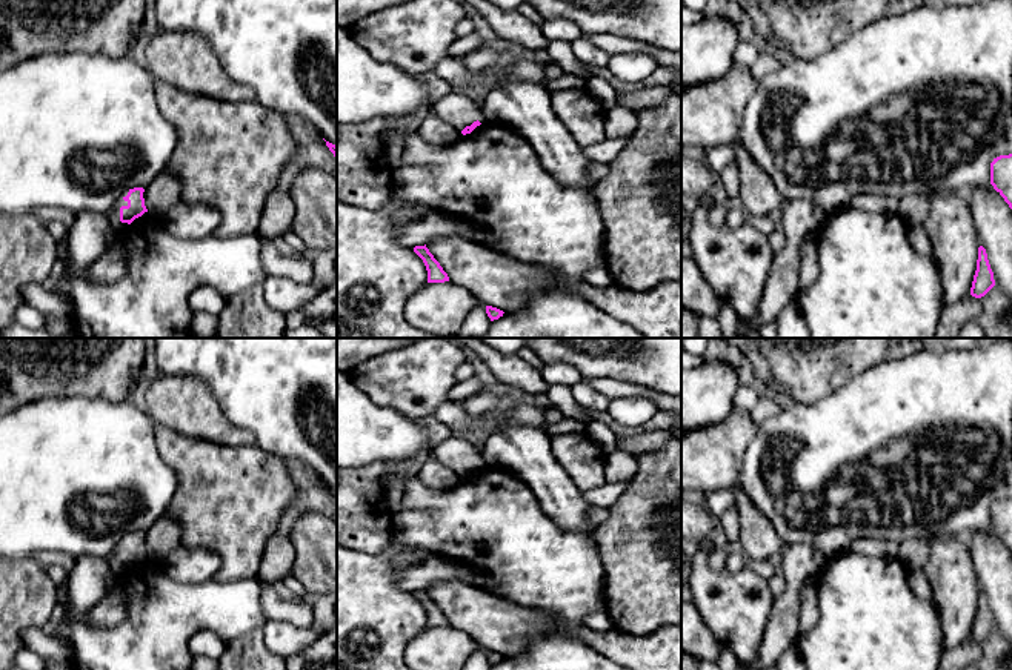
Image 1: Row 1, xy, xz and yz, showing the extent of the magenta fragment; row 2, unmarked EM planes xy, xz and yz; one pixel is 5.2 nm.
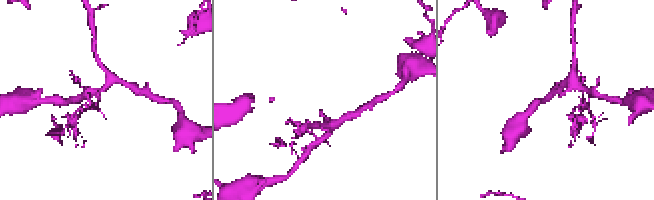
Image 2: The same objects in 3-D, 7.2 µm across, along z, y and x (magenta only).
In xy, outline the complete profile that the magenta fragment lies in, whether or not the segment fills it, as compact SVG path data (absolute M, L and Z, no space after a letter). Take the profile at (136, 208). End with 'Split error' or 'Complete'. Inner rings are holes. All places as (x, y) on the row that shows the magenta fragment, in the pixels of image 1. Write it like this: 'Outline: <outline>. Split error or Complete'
Outline: M143 187L128 189L117 198L114 206L105 212L115 235L126 231L135 218L148 212L145 194L146 189Z. Split error

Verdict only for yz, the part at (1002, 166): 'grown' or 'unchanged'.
unchanged

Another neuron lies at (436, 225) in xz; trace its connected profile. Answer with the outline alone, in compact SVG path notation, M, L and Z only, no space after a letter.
M429 211L424 218L403 224L397 232L398 243L408 247L424 246L441 237L464 238L489 247L497 243L495 235L489 229L440 211Z

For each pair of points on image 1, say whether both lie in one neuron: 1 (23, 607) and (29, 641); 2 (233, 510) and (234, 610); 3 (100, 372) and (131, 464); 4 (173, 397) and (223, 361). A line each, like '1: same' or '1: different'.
1: different
2: different
3: different
4: different

